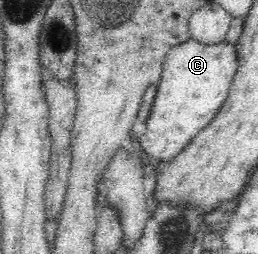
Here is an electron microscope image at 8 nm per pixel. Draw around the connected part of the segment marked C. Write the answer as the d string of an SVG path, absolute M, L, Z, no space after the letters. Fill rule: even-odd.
M187 39L182 44L172 47L165 57L161 72L161 80L157 86L157 94L147 118L145 132L139 137L139 143L153 163L168 161L175 158L203 130L219 112L229 94L231 82L237 72L237 52L232 42L223 41L219 44L202 44L195 39Z

